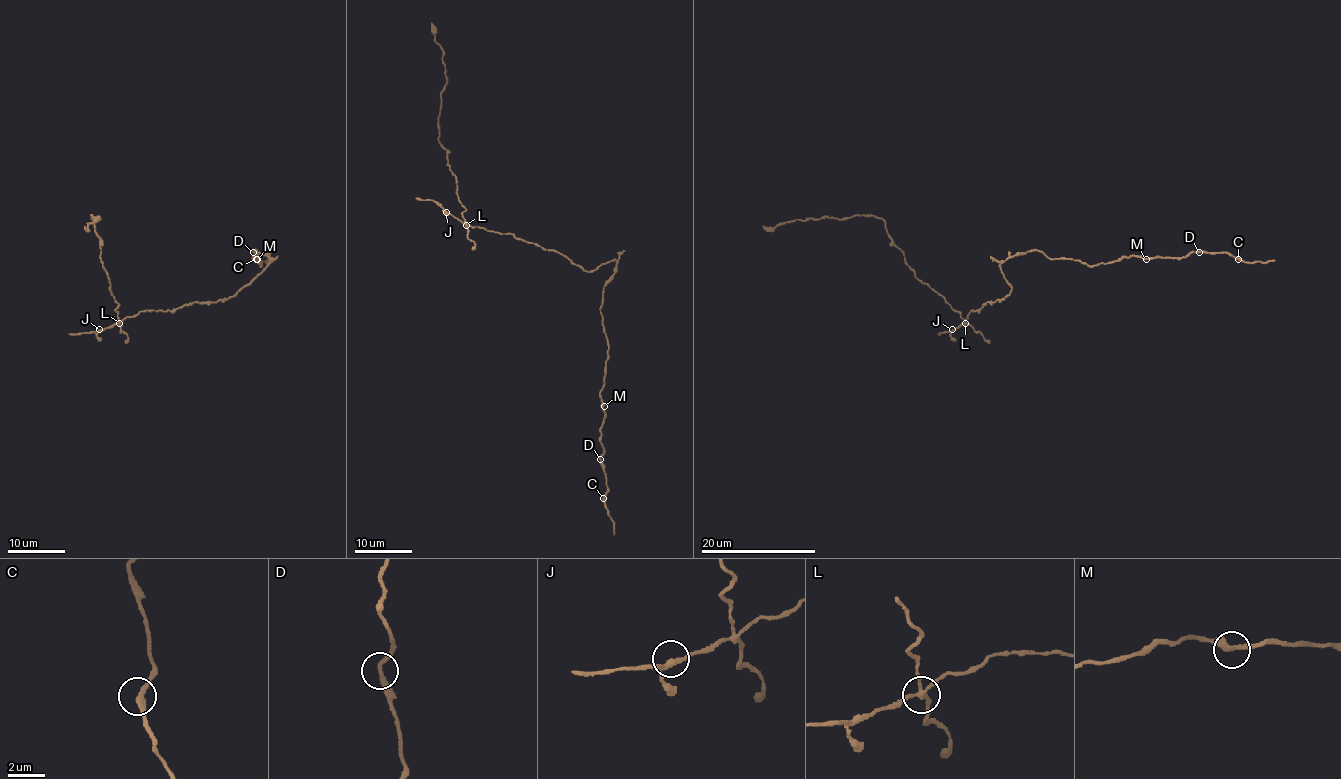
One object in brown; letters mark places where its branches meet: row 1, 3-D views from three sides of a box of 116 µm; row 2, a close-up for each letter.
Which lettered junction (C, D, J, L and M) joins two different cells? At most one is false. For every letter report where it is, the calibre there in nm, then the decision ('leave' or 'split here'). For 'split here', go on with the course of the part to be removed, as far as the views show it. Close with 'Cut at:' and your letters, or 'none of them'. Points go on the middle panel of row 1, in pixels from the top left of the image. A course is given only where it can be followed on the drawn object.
C: at (603, 498); 300 nm thick; leave
D: at (600, 459); 240 nm thick; leave
J: at (446, 212); 240 nm thick; leave
L: at (466, 225); 240 nm thick; split here; foreign part runs (466, 225), (455, 174), (447, 166), (447, 151), (439, 141), (440, 94), (446, 80), (443, 51), (432, 22)
M: at (604, 406); 320 nm thick; leave
Cut at: L

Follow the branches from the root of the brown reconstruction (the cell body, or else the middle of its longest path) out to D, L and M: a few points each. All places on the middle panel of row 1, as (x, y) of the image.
D: (561, 255), (585, 271), (616, 262), (600, 309), (608, 347), (600, 393), (604, 413), (600, 459)
L: (561, 255), (511, 233), (466, 225)
M: (561, 255), (585, 271), (616, 262), (611, 279), (603, 289), (600, 309), (608, 347), (600, 393), (604, 406)

